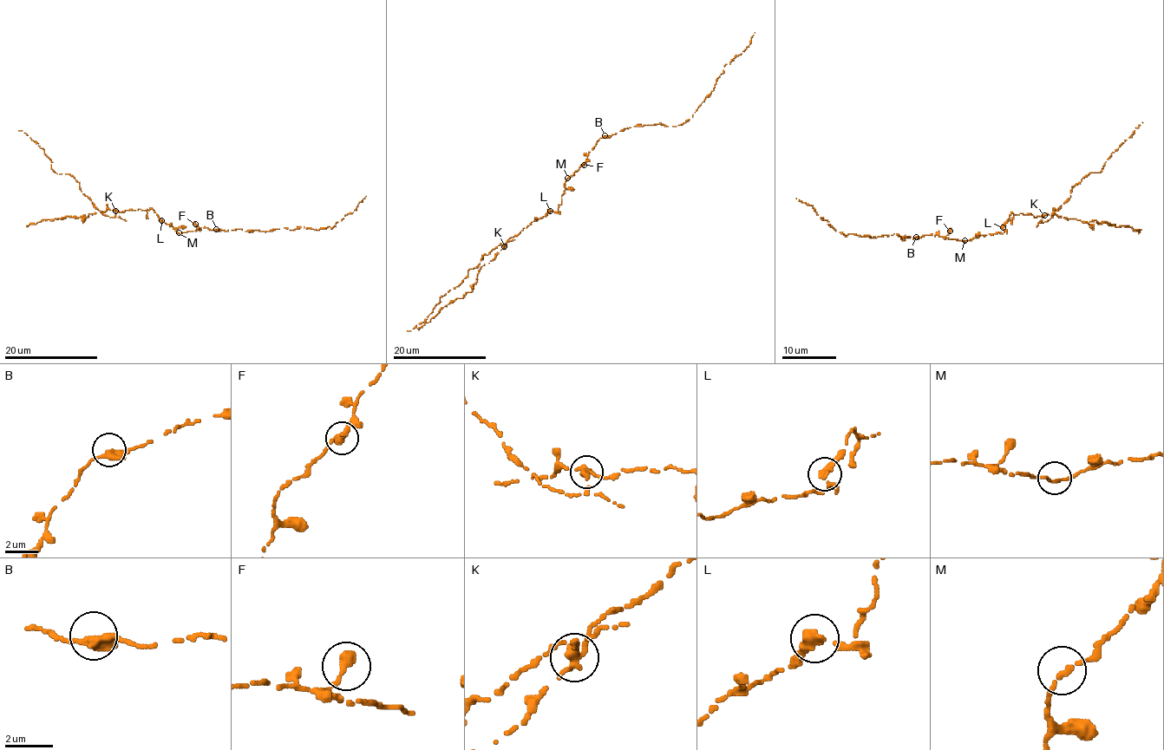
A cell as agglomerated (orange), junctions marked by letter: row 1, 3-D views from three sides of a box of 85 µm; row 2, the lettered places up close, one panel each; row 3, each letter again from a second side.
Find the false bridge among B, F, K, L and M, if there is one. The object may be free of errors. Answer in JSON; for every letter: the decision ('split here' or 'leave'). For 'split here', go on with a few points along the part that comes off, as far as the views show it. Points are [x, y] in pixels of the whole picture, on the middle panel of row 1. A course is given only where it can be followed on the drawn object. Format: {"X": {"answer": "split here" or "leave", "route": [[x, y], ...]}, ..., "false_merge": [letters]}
{"B": {"answer": "leave"}, "F": {"answer": "leave"}, "K": {"answer": "split here", "route": [[504, 246], [501, 243], [482, 257], [457, 286], [440, 298], [427, 319], [407, 331]]}, "L": {"answer": "leave"}, "M": {"answer": "leave"}, "false_merge": ["K"]}

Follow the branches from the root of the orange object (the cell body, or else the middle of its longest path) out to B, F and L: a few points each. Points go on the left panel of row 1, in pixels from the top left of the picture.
B: (179, 233), (199, 227), (216, 229)
F: (179, 233), (195, 231), (195, 224)
L: (179, 233), (175, 227), (161, 220)

